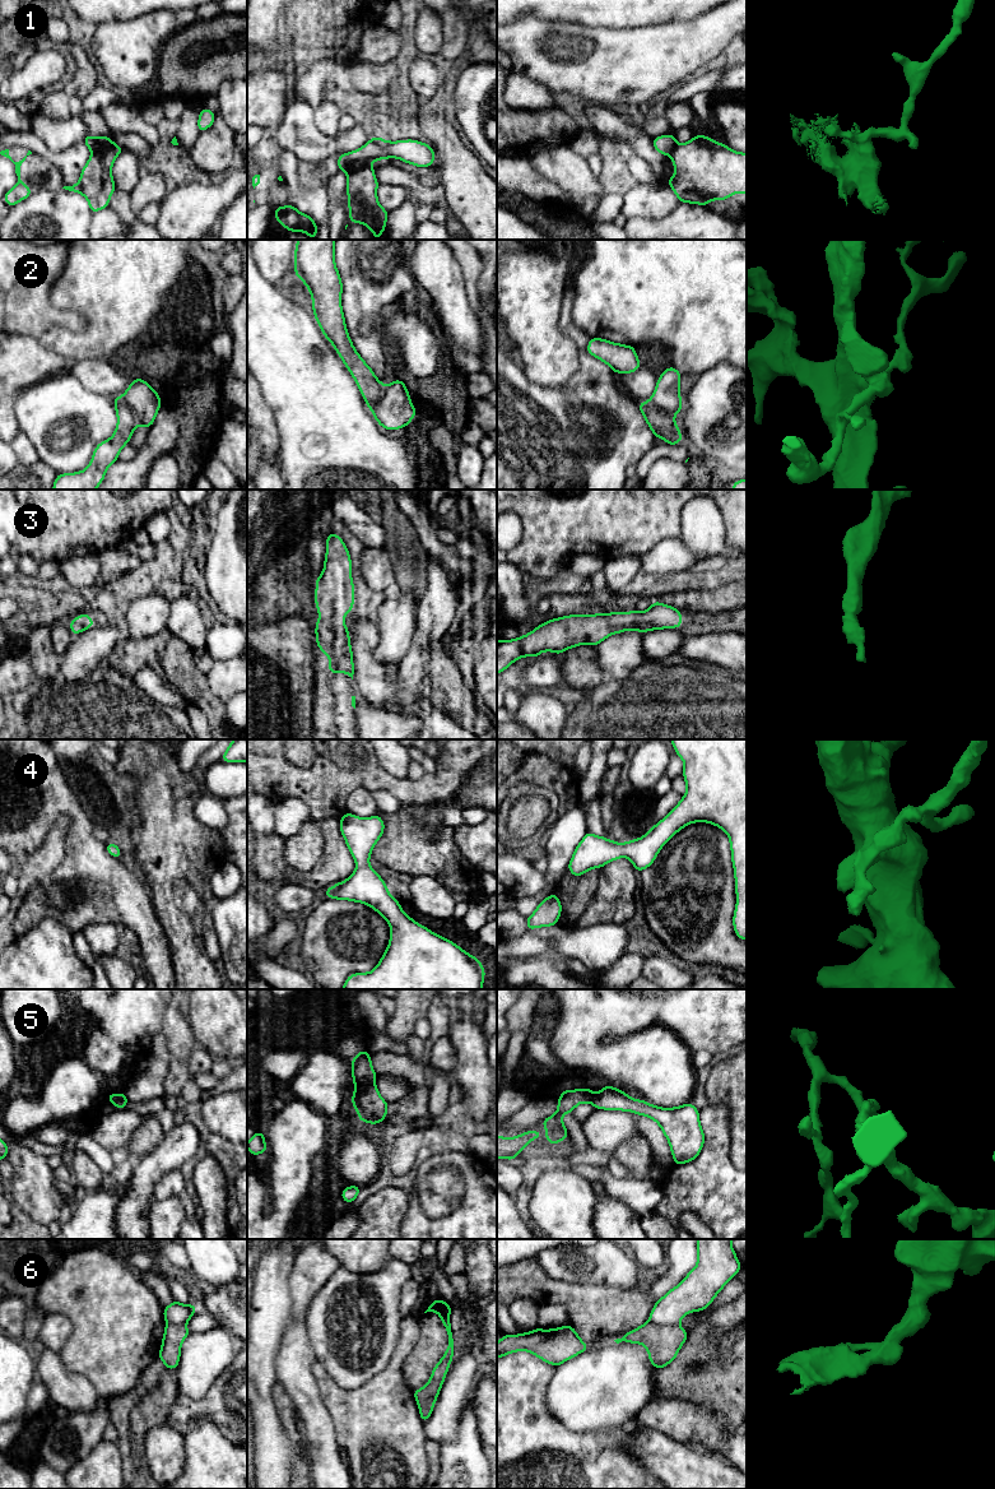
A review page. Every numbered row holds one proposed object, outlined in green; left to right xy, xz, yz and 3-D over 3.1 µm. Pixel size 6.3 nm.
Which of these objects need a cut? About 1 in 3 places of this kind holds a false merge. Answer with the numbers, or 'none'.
1, 2, 5, 6

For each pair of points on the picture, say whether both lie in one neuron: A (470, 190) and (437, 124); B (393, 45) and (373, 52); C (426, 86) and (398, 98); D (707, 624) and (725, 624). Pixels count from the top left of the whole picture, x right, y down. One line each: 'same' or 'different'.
A: same
B: same
C: different
D: same

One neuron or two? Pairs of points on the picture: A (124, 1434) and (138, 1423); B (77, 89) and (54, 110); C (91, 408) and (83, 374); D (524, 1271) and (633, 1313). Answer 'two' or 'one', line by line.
A: two
B: two
C: two
D: one

